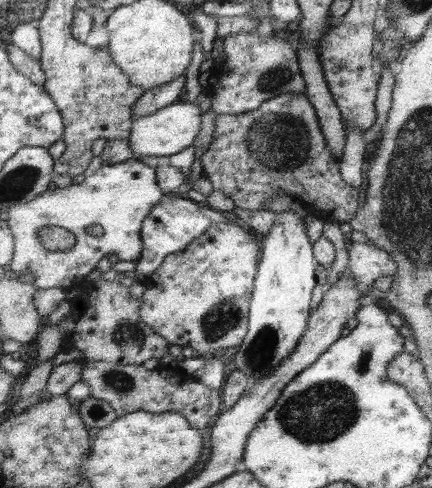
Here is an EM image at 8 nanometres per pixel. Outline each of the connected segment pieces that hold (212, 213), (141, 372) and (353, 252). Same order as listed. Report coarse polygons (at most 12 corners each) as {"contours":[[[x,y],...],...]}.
{"contours":[[[181,194],[144,220],[137,281],[213,224],[238,222]],[[87,361],[82,380],[118,417],[177,412],[205,431],[222,390],[159,370]],[[373,242],[349,244],[349,268],[361,288],[395,276],[399,264]]]}

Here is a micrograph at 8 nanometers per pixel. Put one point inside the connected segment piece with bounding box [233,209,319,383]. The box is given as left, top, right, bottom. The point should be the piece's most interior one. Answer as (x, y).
(283, 298)

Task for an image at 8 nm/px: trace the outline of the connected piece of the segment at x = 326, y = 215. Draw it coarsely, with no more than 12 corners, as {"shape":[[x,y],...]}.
{"shape":[[305,93],[217,114],[203,174],[235,206],[287,193],[350,223],[345,182]]}

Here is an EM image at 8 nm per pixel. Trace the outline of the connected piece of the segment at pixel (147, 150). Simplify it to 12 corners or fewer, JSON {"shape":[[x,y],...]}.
{"shape":[[177,102],[134,120],[139,156],[173,156],[201,132],[201,106]]}

